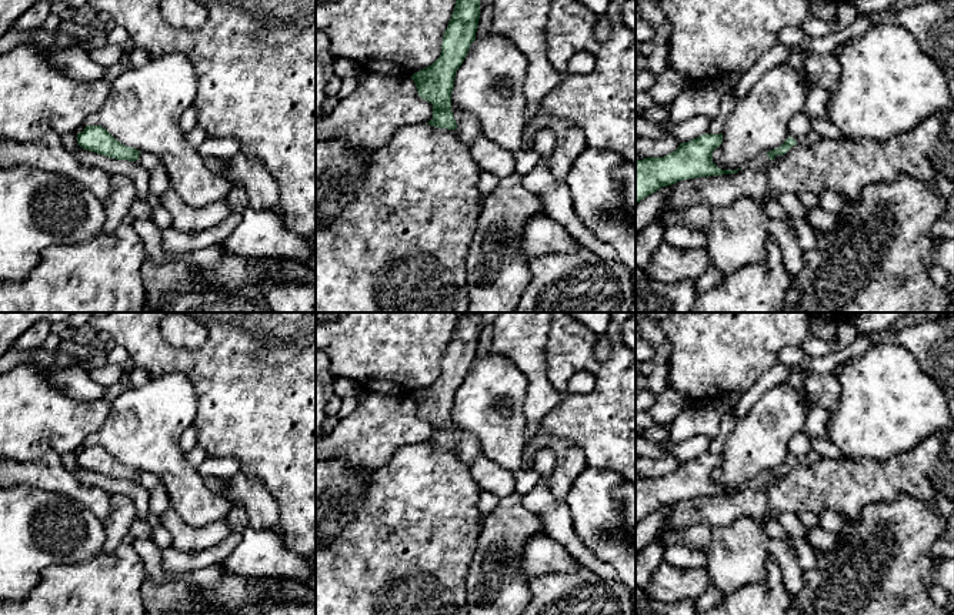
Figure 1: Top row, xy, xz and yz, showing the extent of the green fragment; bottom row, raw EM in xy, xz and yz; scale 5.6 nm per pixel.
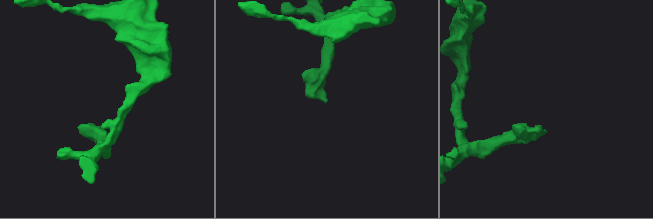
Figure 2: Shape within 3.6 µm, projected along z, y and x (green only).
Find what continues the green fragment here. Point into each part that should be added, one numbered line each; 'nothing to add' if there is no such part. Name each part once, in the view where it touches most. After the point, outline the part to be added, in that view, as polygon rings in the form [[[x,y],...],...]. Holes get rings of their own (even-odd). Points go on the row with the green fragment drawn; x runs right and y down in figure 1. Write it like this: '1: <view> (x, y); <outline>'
1: xz (467, 126); [[[458,107],[451,108],[460,140],[470,146],[480,134],[480,124],[474,114]]]

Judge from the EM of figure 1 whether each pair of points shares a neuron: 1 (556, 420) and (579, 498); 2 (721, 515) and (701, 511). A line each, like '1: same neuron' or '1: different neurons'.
1: different neurons
2: same neuron

